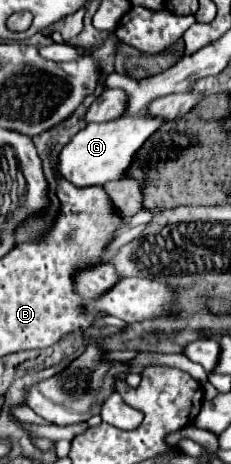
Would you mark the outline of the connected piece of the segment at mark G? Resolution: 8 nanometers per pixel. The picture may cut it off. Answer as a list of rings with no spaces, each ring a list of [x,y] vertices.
[[[147,109],[139,115],[123,115],[115,121],[107,123],[89,123],[81,129],[69,145],[65,145],[59,153],[59,173],[77,187],[103,185],[113,179],[123,179],[127,169],[131,167],[139,147],[163,125],[163,119],[157,115],[149,115]]]

